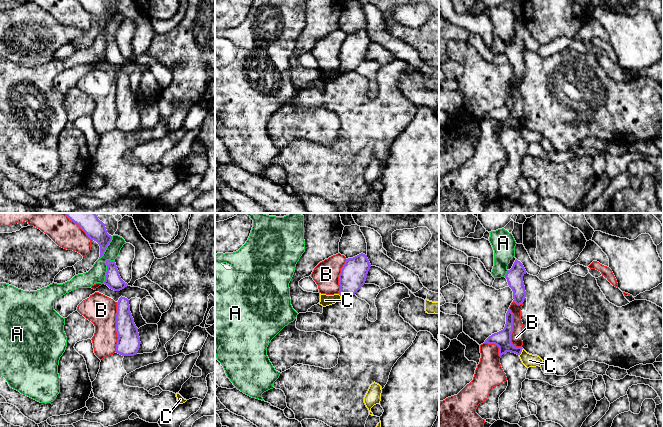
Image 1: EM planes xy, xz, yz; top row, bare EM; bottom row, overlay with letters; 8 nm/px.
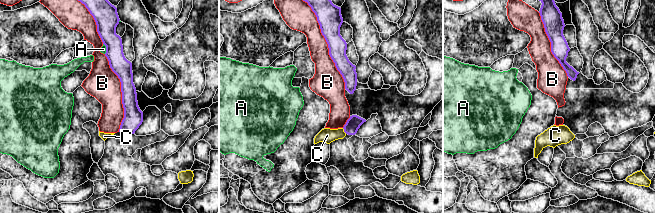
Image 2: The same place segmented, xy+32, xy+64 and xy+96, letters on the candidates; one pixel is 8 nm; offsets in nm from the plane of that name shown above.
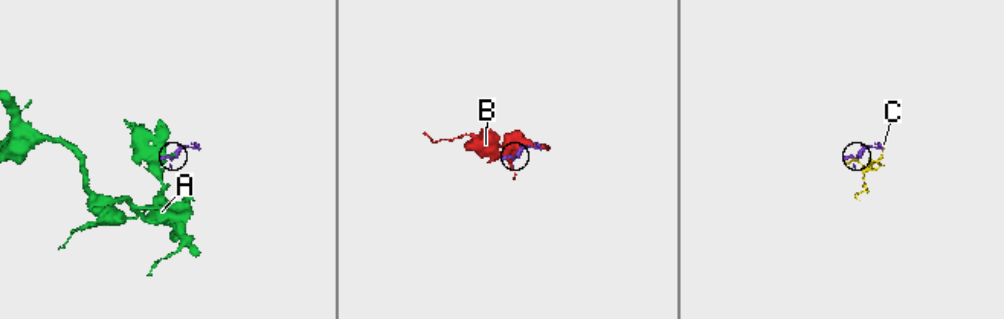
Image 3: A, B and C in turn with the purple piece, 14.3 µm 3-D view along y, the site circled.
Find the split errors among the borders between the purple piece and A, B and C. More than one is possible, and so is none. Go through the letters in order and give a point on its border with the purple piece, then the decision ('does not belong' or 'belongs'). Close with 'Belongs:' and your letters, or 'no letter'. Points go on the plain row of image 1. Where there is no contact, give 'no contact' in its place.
A: xy (107, 44) | does not belong
B: xy (116, 103) | does not belong
C: yz (521, 127) | does not belong
Belongs: no letter

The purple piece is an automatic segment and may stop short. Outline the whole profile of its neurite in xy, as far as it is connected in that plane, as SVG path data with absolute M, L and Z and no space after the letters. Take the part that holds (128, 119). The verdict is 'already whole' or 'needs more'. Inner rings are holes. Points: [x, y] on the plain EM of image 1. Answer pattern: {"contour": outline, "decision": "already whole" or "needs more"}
{"contour": "M122 72L117 78L116 108L116 129L122 132L136 131L141 120L138 104L130 88L129 76Z", "decision": "already whole"}

